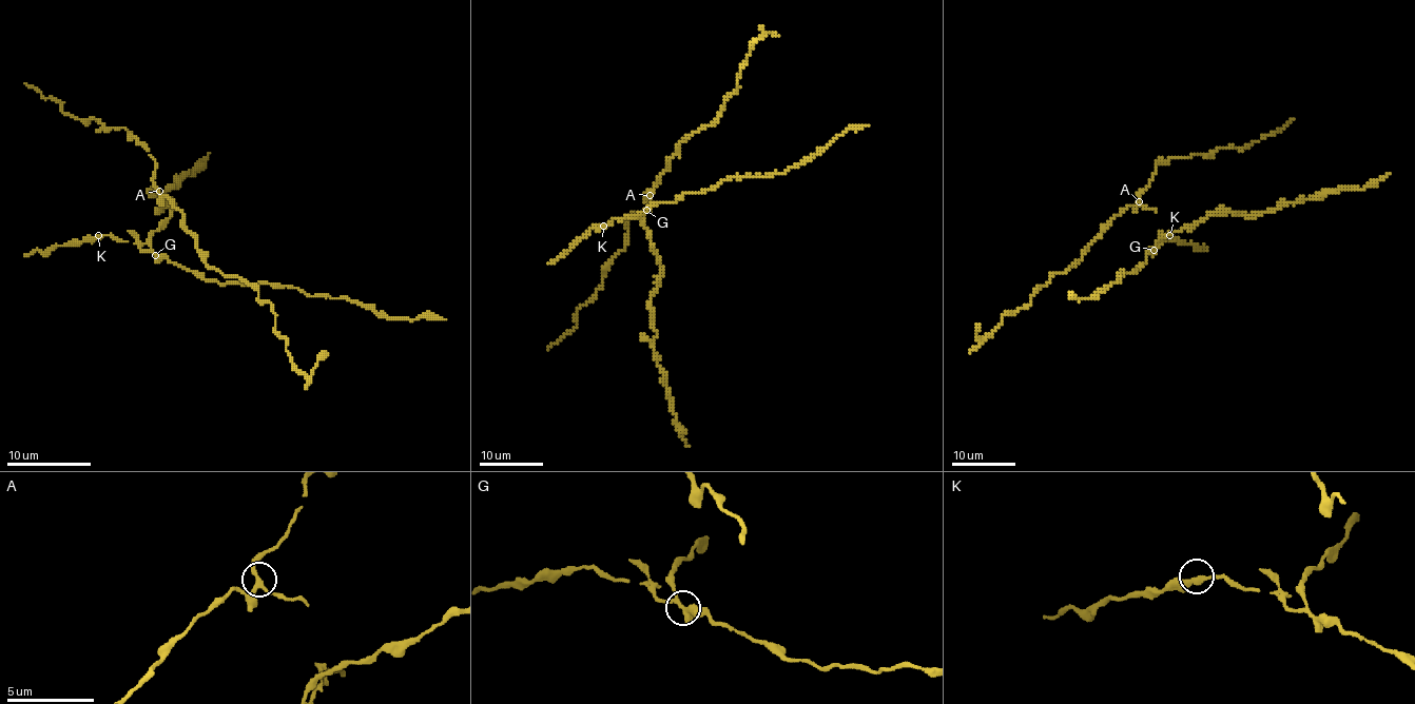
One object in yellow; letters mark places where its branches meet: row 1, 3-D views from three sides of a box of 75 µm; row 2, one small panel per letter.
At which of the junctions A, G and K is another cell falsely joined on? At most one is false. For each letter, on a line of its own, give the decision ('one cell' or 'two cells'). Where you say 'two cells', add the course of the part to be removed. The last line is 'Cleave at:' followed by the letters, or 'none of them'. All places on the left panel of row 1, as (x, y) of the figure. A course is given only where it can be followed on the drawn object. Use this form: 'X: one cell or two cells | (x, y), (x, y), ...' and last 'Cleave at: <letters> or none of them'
A: one cell
G: two cells | (155, 254), (151, 235), (174, 208), (159, 208), (168, 201), (163, 193), (185, 176), (193, 174), (208, 153)
K: one cell
Cleave at: G

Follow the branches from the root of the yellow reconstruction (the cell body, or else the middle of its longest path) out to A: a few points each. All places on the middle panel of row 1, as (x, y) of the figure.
A: (652, 211), (650, 195)

